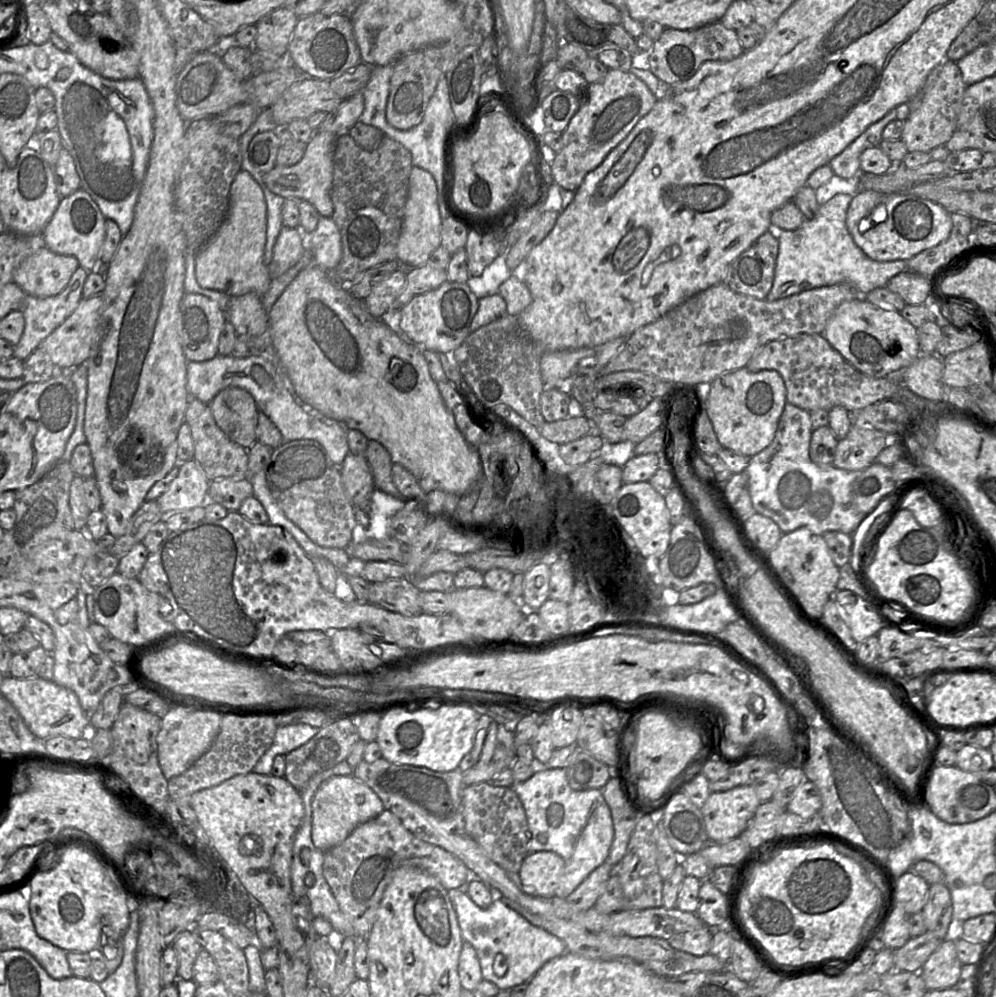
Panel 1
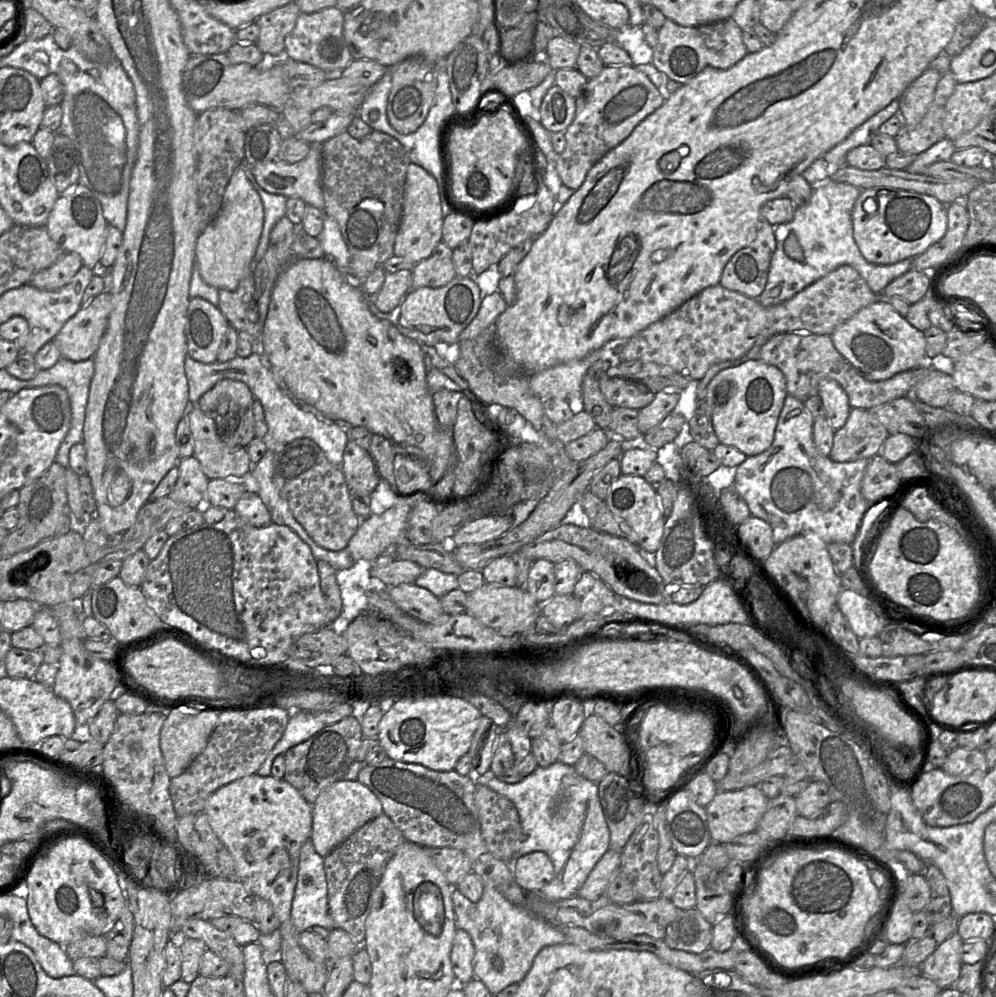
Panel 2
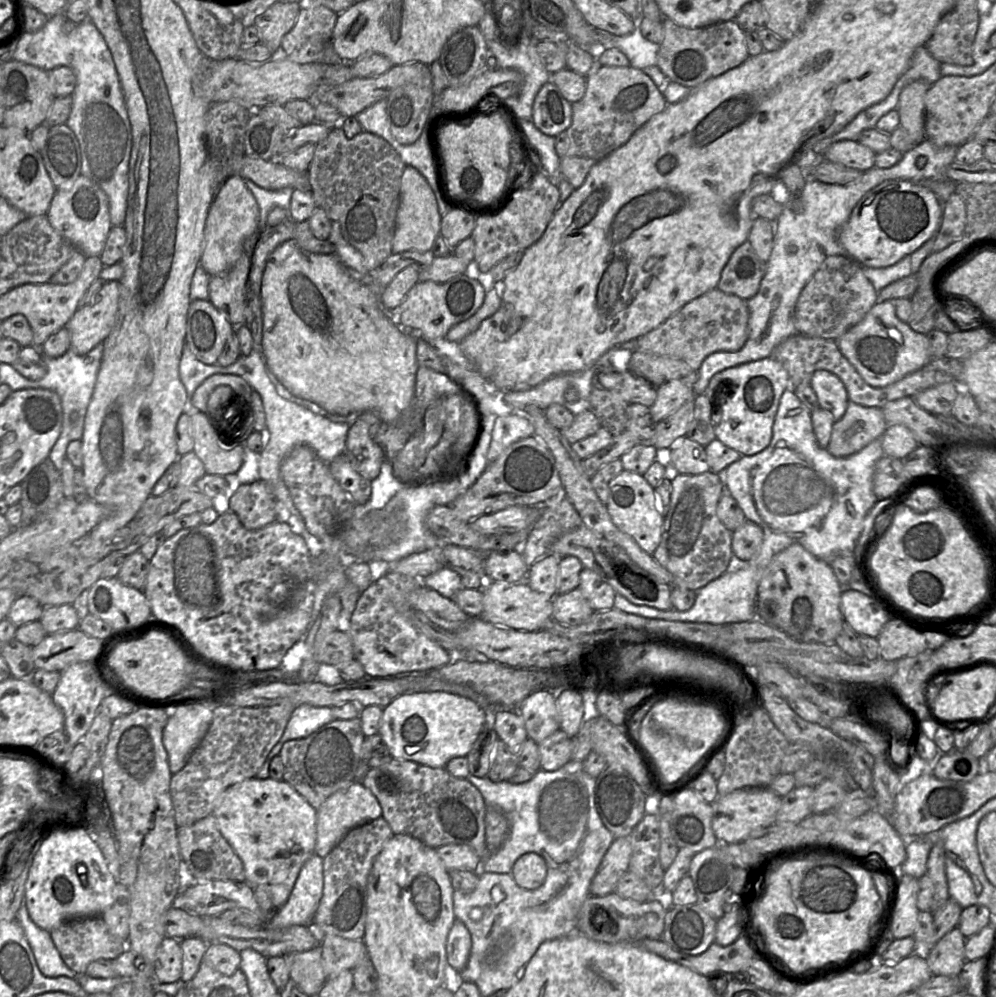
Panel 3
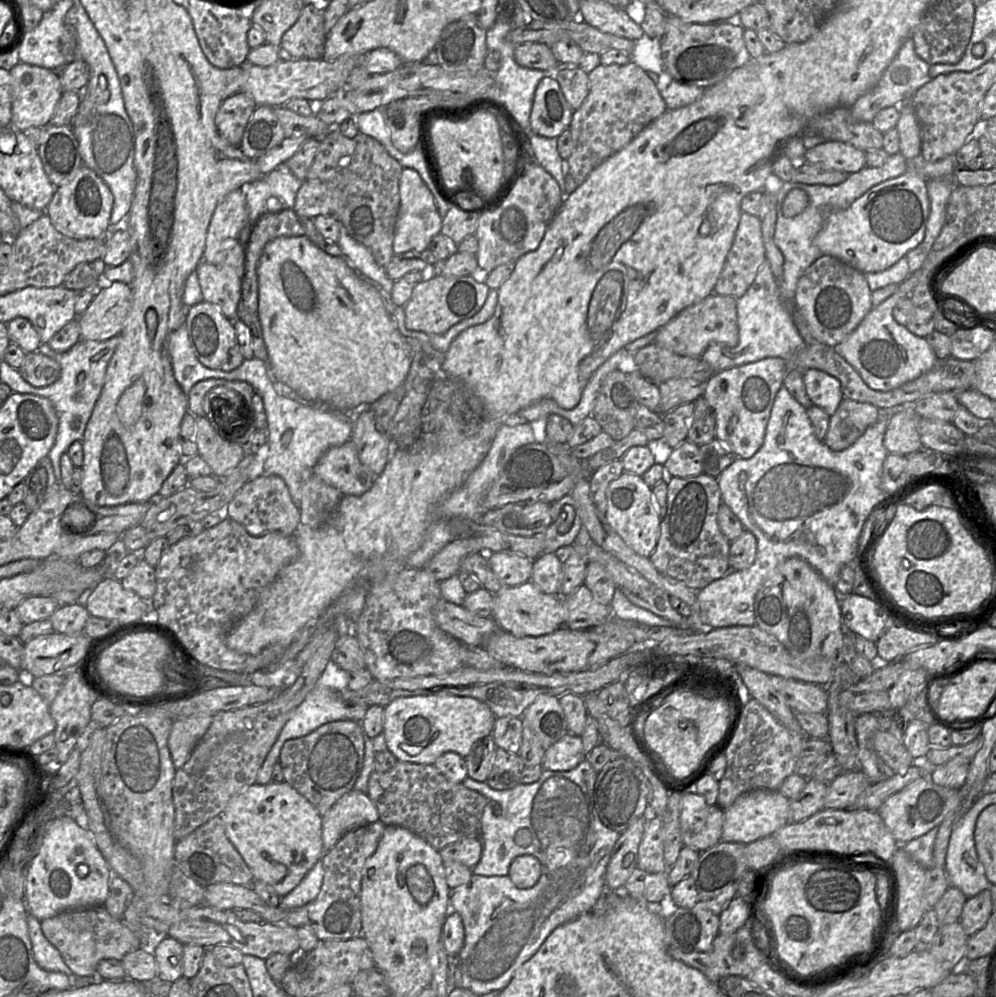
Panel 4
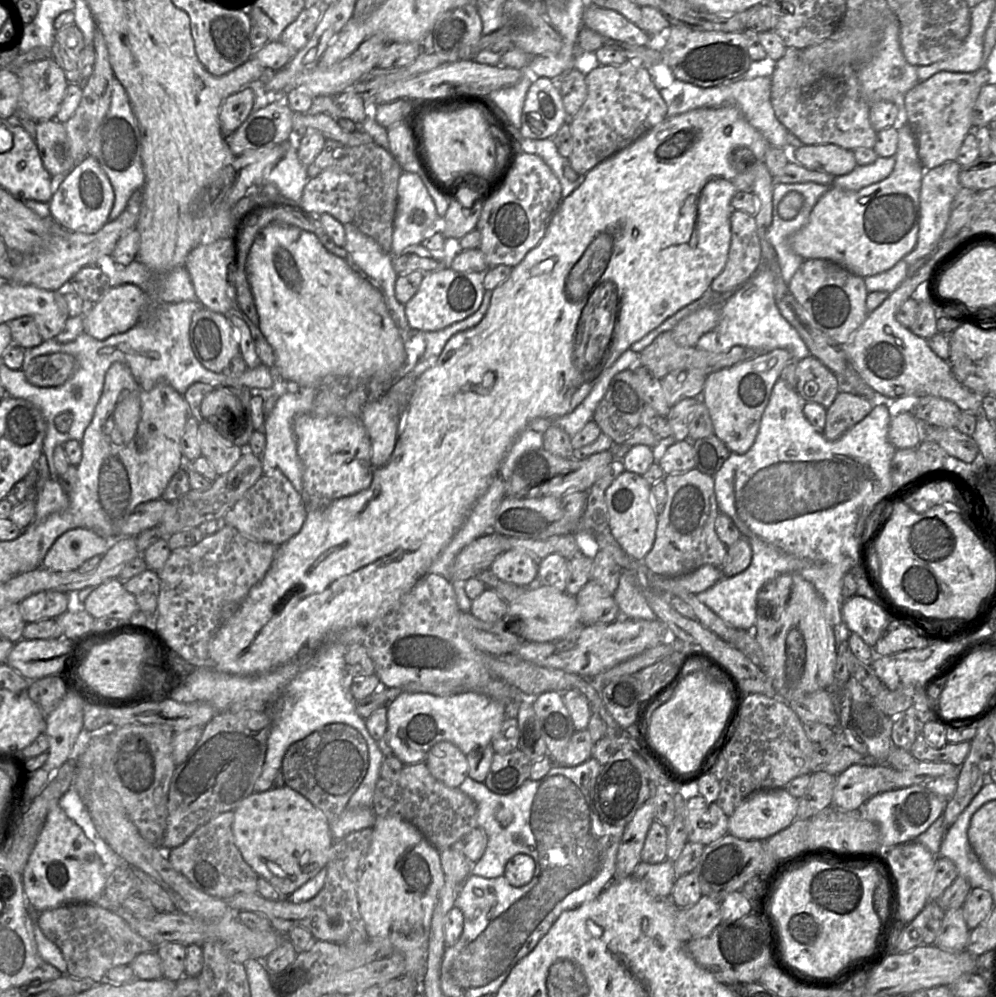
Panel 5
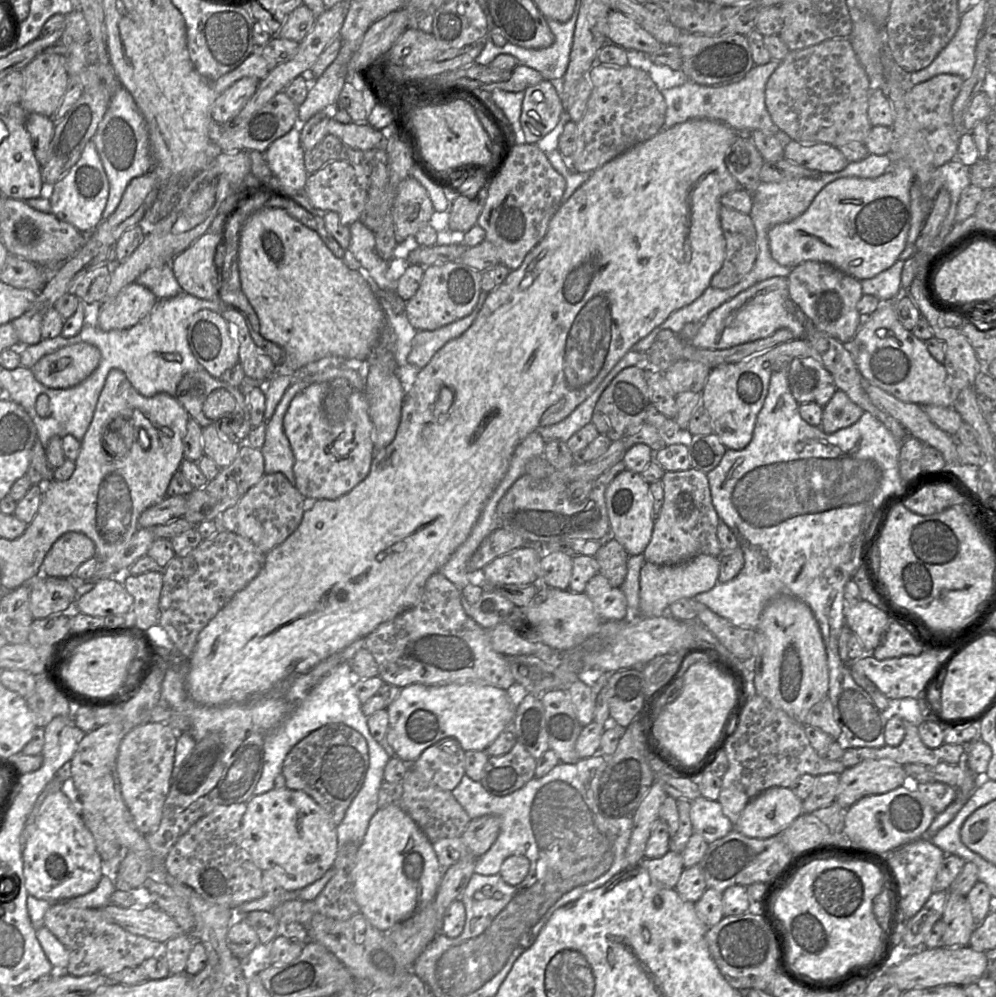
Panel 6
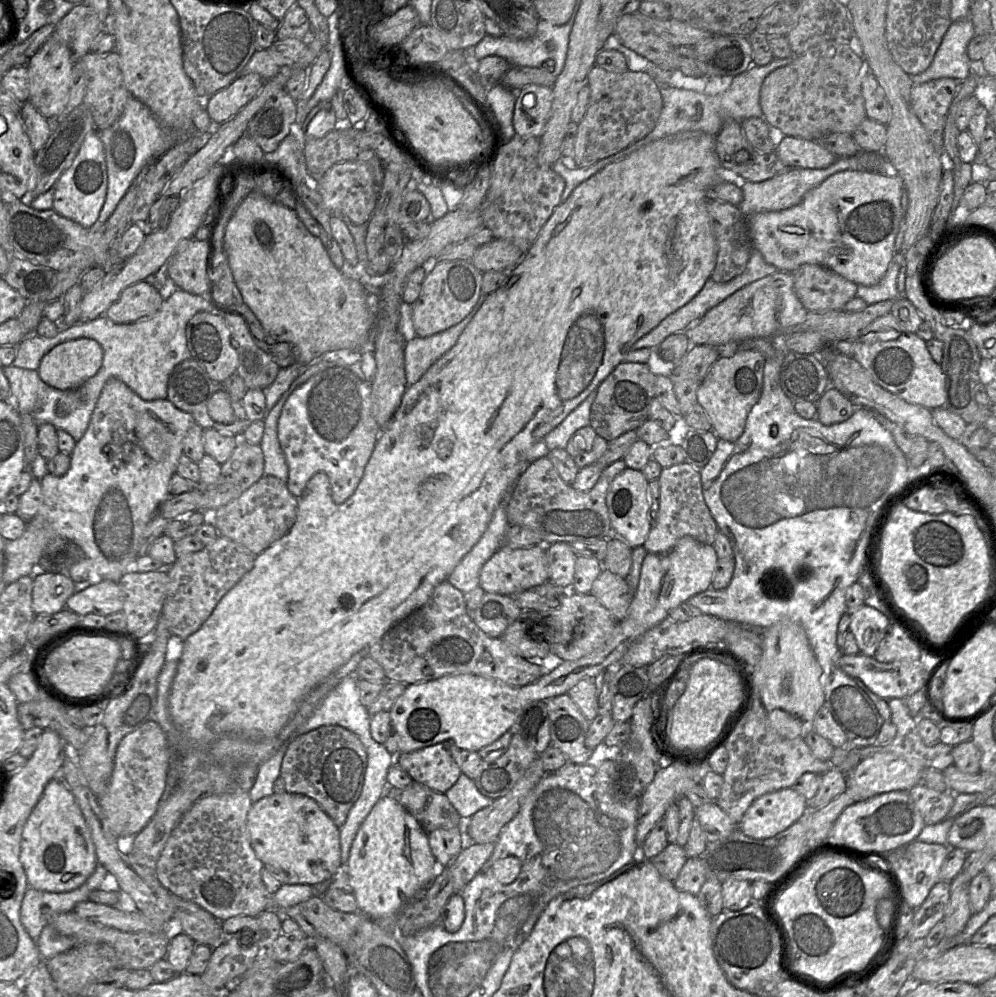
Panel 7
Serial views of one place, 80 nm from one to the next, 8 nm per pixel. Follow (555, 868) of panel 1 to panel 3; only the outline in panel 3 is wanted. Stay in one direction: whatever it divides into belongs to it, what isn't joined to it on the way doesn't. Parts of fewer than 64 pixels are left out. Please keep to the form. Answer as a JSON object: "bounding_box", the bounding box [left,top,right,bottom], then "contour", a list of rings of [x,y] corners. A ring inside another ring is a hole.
{"bounding_box":[511,852,547,890],"contour":[[[535,852],[525,853],[514,863],[511,875],[518,886],[526,890],[537,889],[545,882],[547,863]]]}

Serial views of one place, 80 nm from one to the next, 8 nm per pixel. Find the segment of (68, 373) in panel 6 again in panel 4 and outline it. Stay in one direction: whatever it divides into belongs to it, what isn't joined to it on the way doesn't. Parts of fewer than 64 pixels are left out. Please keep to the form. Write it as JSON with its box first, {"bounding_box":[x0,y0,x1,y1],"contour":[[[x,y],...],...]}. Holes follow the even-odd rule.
{"bounding_box":[17,351,61,387],"contour":[[[34,351],[26,354],[25,360],[17,370],[32,386],[44,387],[59,378],[61,366],[47,355]]]}

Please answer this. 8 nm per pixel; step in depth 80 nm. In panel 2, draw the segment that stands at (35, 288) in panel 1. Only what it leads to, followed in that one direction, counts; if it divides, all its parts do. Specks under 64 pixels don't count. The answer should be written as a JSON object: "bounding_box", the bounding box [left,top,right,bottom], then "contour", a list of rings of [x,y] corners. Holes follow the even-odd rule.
{"bounding_box":[29,253,83,290],"contour":[[[64,253],[50,267],[33,275],[29,284],[41,290],[57,290],[68,284],[82,266],[83,262],[77,253]]]}

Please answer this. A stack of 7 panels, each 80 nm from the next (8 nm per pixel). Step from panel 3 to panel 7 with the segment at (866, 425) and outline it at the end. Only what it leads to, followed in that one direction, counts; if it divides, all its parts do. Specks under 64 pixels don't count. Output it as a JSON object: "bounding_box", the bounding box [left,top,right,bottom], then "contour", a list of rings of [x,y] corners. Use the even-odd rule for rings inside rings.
{"bounding_box":[817,387,856,426],"contour":[[[829,387],[817,404],[817,420],[825,426],[842,423],[856,411],[856,407],[834,387]]]}

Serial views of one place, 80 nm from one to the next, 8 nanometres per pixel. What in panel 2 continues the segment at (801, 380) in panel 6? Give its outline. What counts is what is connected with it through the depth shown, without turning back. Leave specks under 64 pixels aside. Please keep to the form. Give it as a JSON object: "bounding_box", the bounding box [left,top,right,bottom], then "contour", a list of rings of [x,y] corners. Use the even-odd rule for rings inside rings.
{"bounding_box":[818,380,852,431],"contour":[[[835,380],[822,381],[818,386],[818,396],[823,403],[825,417],[834,431],[842,428],[852,409],[844,389]]]}

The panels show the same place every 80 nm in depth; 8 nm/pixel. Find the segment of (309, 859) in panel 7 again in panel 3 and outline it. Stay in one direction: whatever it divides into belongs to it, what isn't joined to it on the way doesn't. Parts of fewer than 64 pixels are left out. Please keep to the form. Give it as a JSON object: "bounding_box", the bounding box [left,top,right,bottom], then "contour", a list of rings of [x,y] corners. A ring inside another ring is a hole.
{"bounding_box":[212,777,317,907],"contour":[[[252,777],[228,787],[217,799],[212,815],[218,830],[241,859],[247,885],[253,891],[256,886],[264,886],[275,906],[282,907],[303,865],[315,853],[317,810],[284,780]]]}

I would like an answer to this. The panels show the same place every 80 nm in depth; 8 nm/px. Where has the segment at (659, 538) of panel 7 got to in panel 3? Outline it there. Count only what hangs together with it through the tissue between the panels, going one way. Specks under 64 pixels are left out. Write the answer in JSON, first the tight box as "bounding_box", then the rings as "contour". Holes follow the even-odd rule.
{"bounding_box":[653,472,736,591],"contour":[[[705,472],[698,475],[678,474],[671,481],[670,507],[664,517],[661,541],[653,553],[656,561],[674,576],[674,585],[694,591],[720,577],[727,570],[735,568],[736,561],[732,553],[732,533],[717,517],[718,501],[725,487],[718,474]]]}

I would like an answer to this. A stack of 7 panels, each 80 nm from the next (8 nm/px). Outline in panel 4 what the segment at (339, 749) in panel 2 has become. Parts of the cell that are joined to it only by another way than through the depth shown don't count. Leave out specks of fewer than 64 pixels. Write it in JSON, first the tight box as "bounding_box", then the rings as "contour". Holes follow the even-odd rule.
{"bounding_box":[279,720,365,817],"contour":[[[337,720],[326,723],[310,734],[284,743],[279,763],[284,782],[304,796],[321,817],[354,788],[365,760],[365,742],[361,722]]]}

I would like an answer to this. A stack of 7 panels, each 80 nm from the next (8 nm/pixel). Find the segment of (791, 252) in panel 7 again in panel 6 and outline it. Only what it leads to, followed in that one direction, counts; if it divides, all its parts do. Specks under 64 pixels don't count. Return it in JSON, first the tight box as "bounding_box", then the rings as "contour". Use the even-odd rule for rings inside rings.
{"bounding_box":[769,160,913,281],"contour":[[[893,160],[892,167],[877,178],[843,177],[830,182],[803,214],[769,230],[769,248],[773,259],[790,268],[806,261],[825,263],[859,281],[877,276],[890,268],[906,247],[911,225],[910,189],[913,183],[913,172],[902,160]]]}

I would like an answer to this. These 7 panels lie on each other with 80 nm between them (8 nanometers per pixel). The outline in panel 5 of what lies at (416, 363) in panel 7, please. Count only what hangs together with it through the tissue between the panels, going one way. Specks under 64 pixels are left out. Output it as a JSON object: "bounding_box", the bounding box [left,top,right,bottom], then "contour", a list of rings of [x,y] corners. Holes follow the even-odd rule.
{"bounding_box":[422,290,492,362],"contour":[[[485,290],[483,301],[475,313],[459,322],[453,323],[444,329],[433,332],[425,332],[424,339],[426,342],[426,348],[422,356],[422,361],[433,362],[441,354],[447,341],[453,335],[476,326],[486,314],[489,308],[491,296],[492,291]]]}

